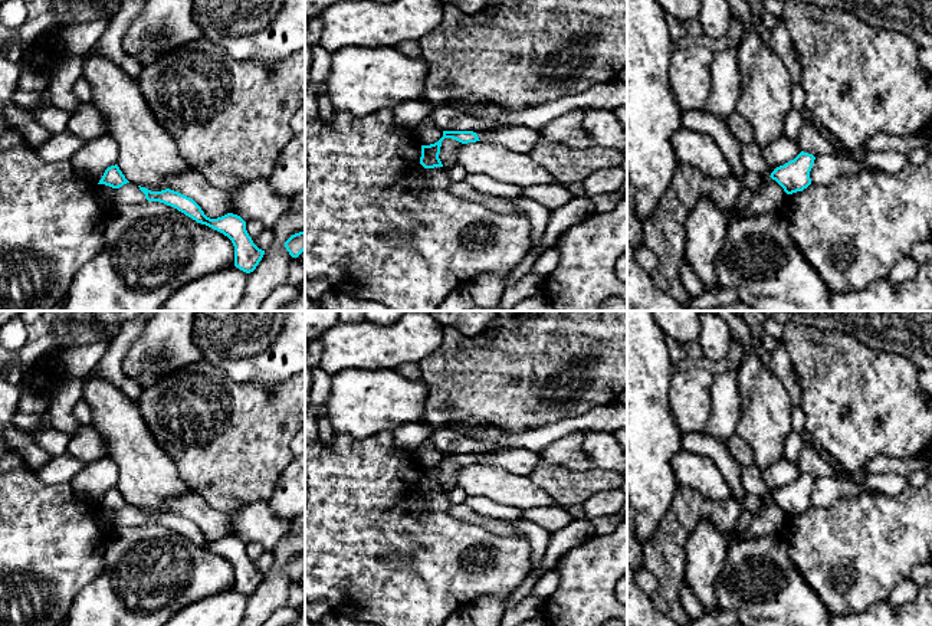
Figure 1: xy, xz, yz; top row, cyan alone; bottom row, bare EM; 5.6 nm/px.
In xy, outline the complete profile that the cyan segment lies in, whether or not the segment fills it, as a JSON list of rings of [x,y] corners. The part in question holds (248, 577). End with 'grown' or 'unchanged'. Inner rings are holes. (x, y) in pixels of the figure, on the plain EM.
[[[138,508],[148,524],[160,524],[177,531],[197,545],[206,547],[224,558],[227,558],[234,568],[234,589],[250,596],[262,583],[265,573],[259,571],[246,553],[246,544],[233,535],[227,535],[217,541],[210,541],[204,537],[201,530],[190,520],[165,511],[161,514],[151,514]]] | unchanged

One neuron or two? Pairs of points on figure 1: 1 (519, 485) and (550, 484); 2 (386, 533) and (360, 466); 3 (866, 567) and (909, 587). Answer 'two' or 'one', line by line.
1: two
2: one
3: two

